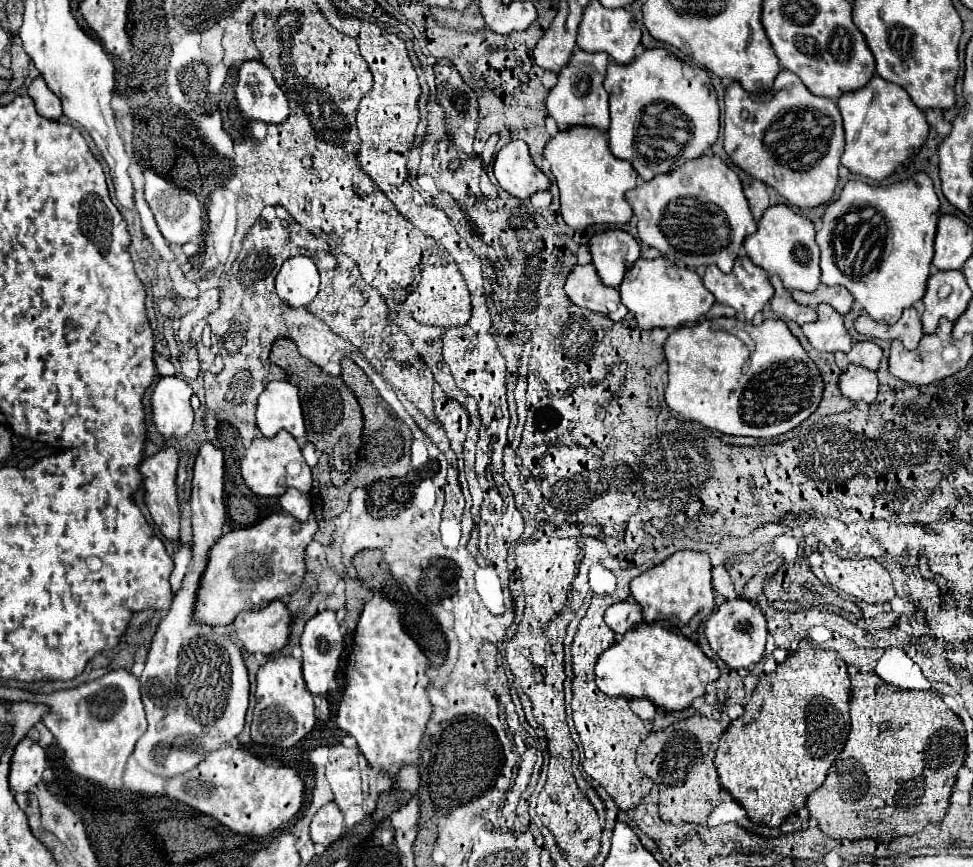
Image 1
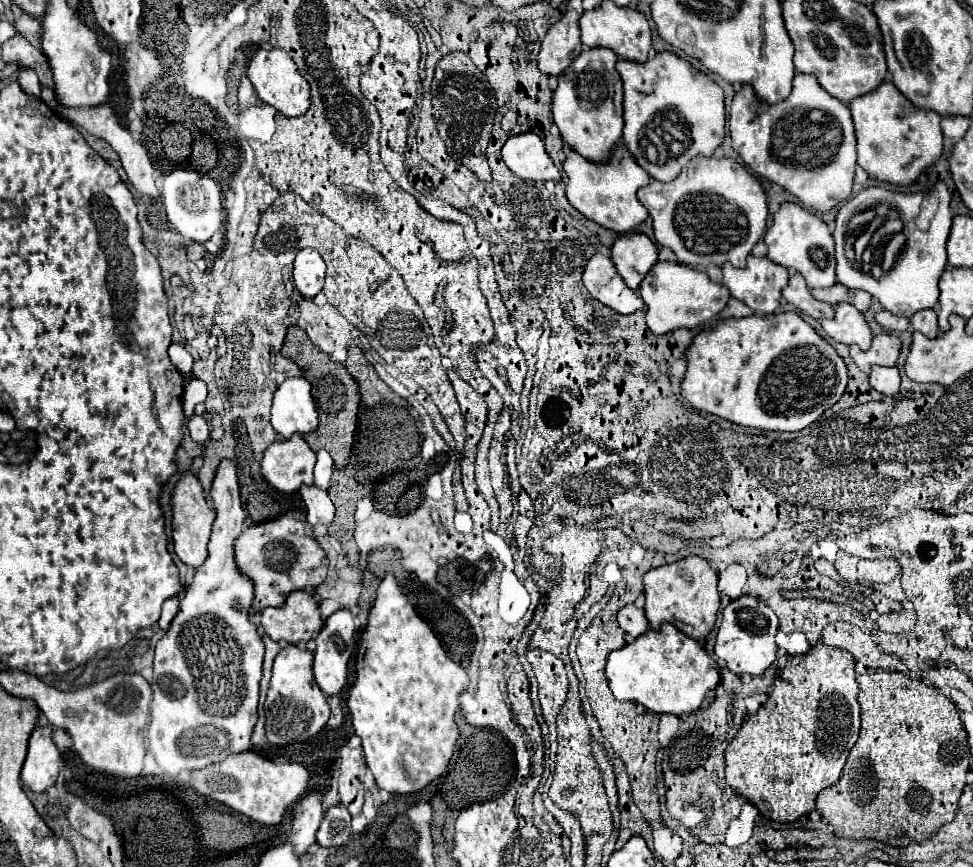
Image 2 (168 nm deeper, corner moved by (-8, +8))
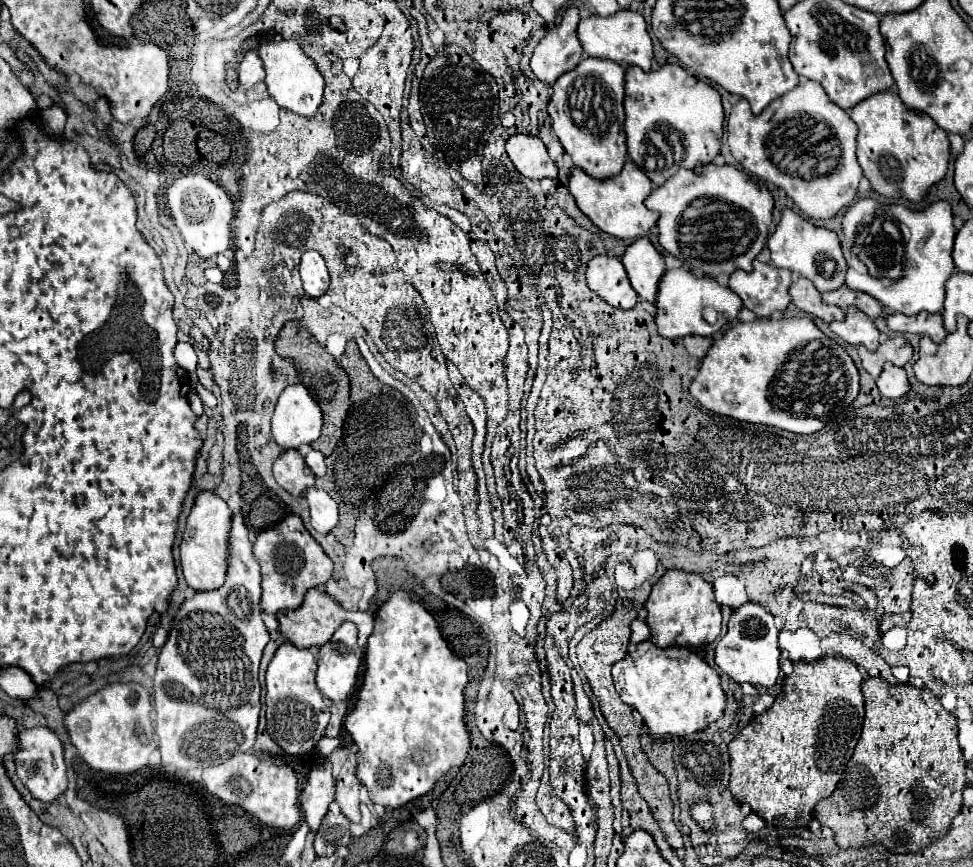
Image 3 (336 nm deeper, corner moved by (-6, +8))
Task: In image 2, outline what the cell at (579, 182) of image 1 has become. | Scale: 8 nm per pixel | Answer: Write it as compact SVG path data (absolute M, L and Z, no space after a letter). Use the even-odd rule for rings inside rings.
M616 144L612 148L612 158L608 162L598 162L598 164L584 158L576 150L568 150L562 166L568 176L566 198L588 220L604 228L610 228L614 232L626 234L648 218L648 210L640 204L636 192L640 186L646 186L650 182L650 176L646 176L646 172L638 168L634 156L630 156L624 144Z

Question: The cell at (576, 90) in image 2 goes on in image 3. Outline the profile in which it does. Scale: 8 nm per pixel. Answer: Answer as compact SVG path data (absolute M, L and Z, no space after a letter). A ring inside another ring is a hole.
M584 58L572 72L566 72L552 86L554 94L548 104L548 114L552 118L552 130L564 144L574 164L584 170L594 180L606 180L622 172L626 164L626 132L624 132L624 68L612 60Z

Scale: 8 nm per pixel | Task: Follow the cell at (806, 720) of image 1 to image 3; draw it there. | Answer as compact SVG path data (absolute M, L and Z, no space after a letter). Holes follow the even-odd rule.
M824 656L818 662L794 664L794 672L784 680L784 688L776 696L772 708L754 716L750 724L730 742L732 796L738 802L748 804L752 812L770 824L780 822L786 828L808 826L816 802L834 792L860 738L864 720L864 696L860 690L862 680L864 678L858 666L844 658Z

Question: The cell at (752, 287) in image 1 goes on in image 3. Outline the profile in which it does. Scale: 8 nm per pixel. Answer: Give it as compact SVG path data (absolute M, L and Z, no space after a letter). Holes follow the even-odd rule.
M754 260L752 272L736 270L730 276L732 292L736 292L742 298L744 306L756 312L758 318L768 318L772 312L784 312L788 308L790 284L792 274L788 270L780 270L758 260Z

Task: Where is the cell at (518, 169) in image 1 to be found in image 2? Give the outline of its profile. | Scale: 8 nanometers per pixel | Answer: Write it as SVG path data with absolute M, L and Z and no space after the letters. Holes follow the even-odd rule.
M534 132L510 136L502 148L504 164L520 178L530 182L560 180L558 168L544 150L544 142Z

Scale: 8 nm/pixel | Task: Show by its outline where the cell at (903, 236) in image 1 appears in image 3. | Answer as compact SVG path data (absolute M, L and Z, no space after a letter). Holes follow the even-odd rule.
M860 198L848 208L842 226L848 288L862 290L882 306L908 316L922 310L942 312L944 284L956 270L952 260L956 228L948 202L936 202L916 212L900 204L880 204L872 198Z

